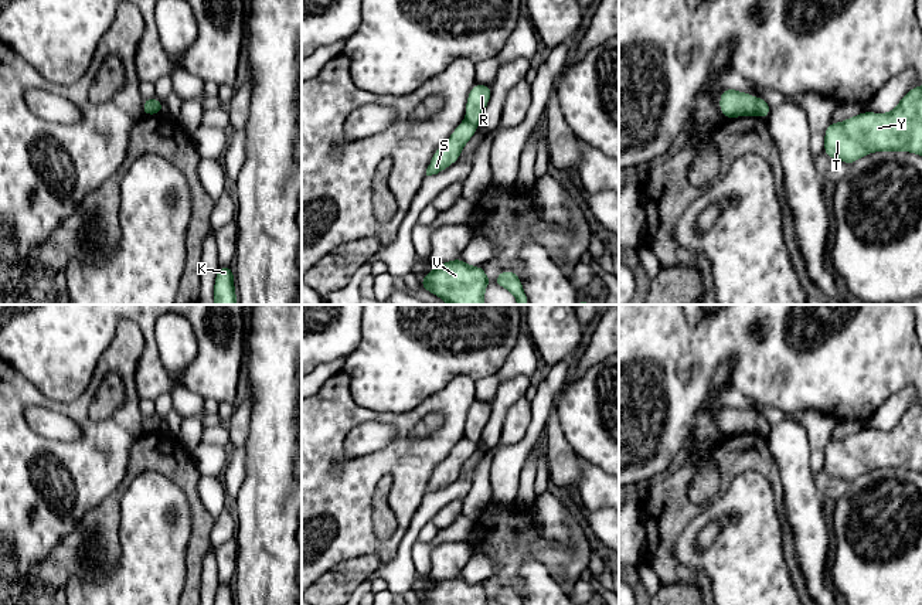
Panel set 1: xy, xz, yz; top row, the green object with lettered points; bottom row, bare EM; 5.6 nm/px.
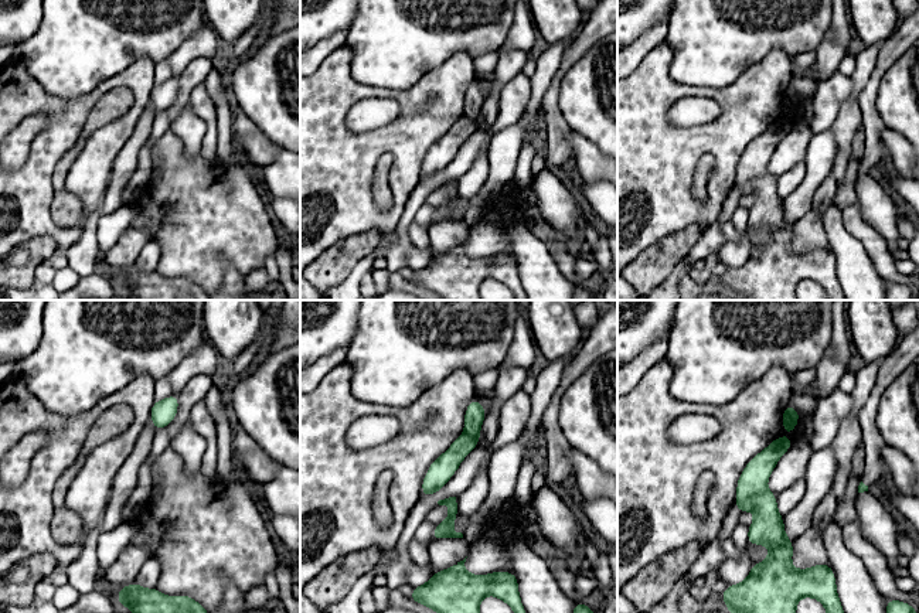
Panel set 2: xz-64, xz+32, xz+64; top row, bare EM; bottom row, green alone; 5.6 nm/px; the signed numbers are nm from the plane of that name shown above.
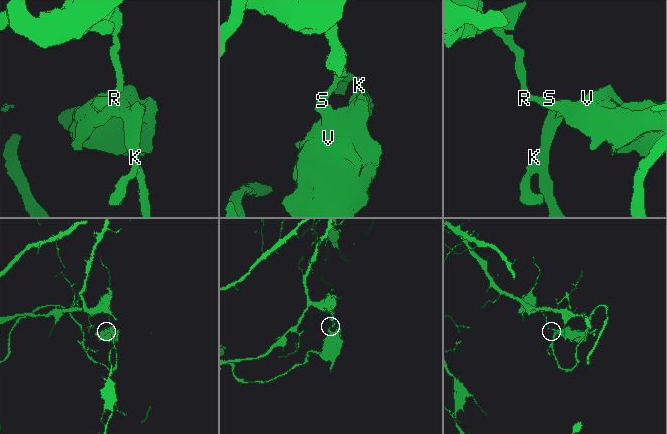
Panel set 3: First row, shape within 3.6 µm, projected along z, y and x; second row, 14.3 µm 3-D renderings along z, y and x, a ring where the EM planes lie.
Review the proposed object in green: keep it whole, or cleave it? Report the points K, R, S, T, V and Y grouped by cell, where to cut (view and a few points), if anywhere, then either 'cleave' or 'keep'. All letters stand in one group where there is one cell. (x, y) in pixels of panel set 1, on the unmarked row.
K S T V Y / R; cut in yz along (754, 415), (755, 431); cleave

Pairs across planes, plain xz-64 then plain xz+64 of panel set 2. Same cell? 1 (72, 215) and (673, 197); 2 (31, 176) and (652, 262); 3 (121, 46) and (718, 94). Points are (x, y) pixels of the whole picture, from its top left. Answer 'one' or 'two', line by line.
1: two
2: two
3: two

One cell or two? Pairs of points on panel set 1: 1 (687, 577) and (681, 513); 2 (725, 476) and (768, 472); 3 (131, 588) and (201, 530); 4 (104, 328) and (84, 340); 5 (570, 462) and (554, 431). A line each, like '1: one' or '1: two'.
1: one
2: one
3: two
4: one
5: one

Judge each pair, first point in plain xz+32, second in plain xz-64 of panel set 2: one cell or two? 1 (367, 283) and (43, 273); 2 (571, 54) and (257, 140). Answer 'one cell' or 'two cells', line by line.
1: one cell
2: one cell

